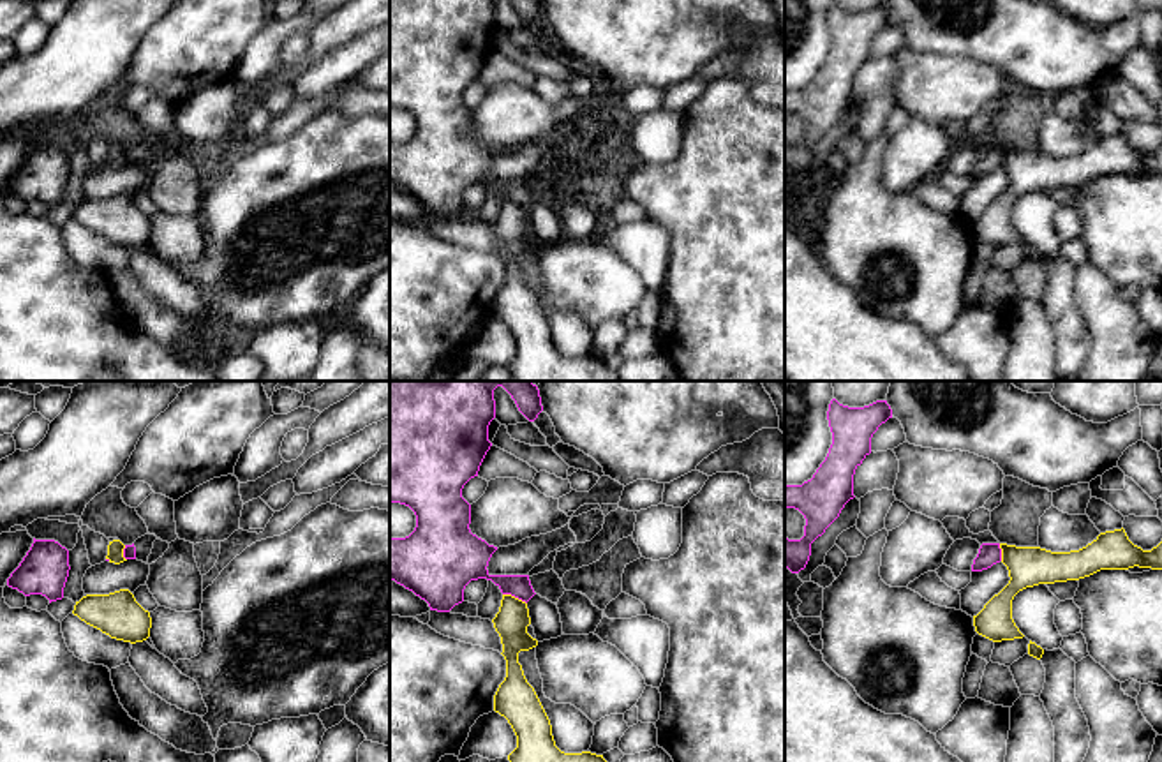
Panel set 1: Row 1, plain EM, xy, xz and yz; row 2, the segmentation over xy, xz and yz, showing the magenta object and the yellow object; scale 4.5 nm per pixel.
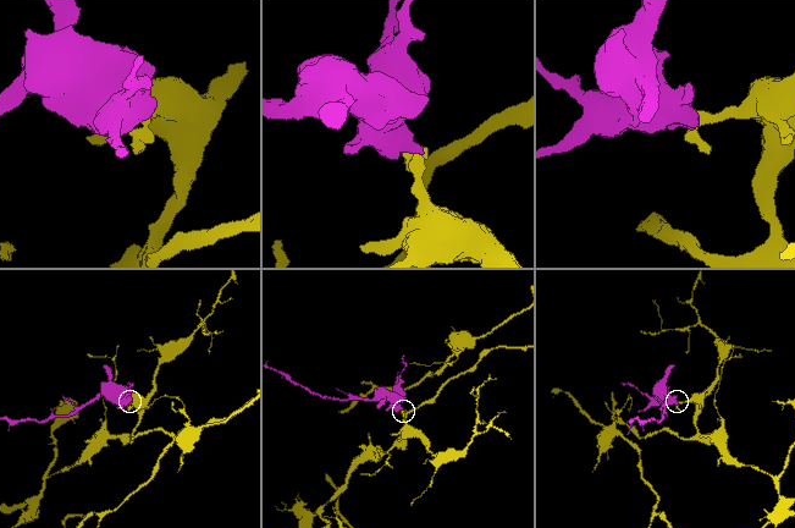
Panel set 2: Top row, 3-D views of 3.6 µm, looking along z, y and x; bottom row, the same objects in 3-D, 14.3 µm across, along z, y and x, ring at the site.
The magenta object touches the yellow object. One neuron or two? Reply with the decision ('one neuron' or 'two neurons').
two neurons

